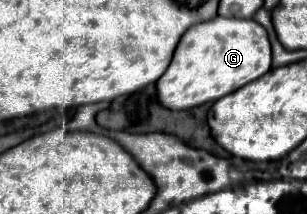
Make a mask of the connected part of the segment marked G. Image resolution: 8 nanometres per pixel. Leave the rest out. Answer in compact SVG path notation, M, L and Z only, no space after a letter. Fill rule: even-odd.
M217 16L191 26L183 34L167 72L157 82L157 96L159 102L171 110L189 110L205 102L215 102L261 78L269 70L271 44L267 30L251 18Z

